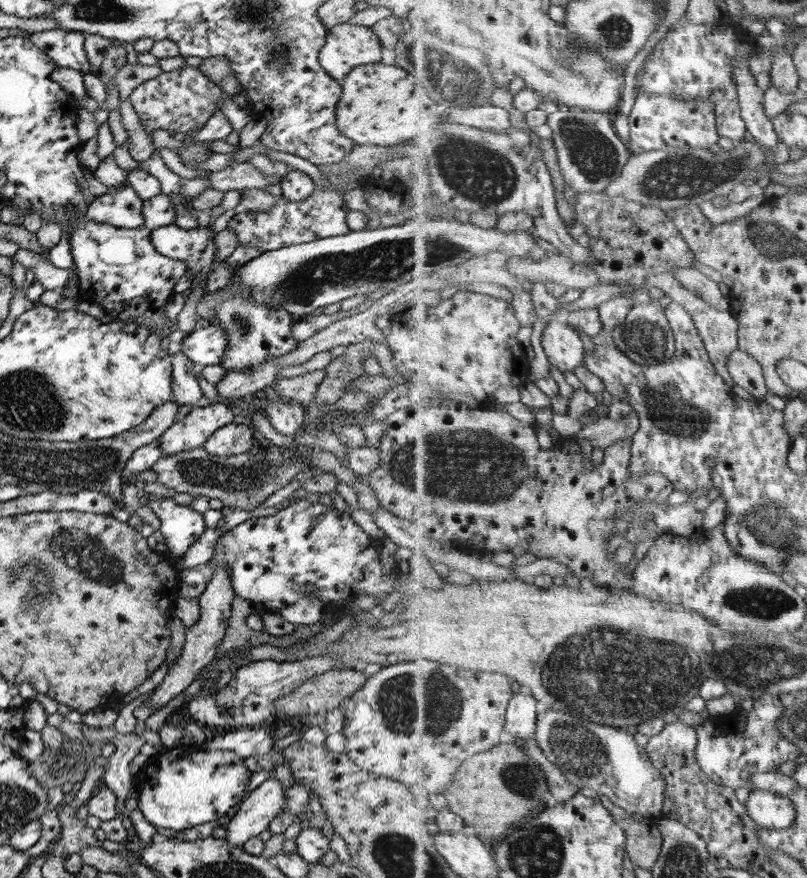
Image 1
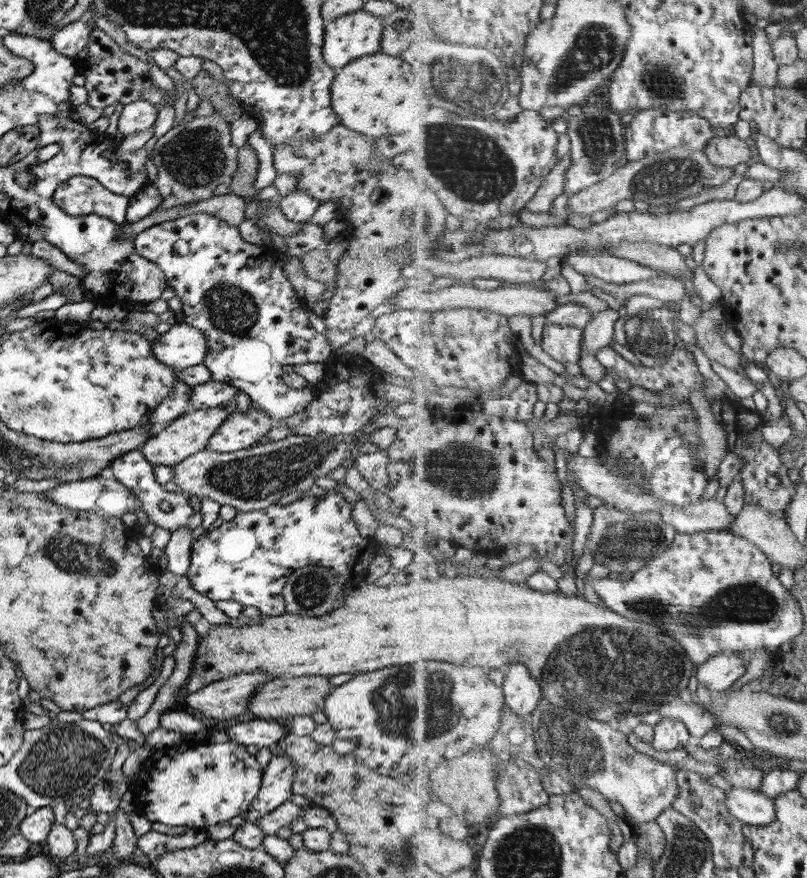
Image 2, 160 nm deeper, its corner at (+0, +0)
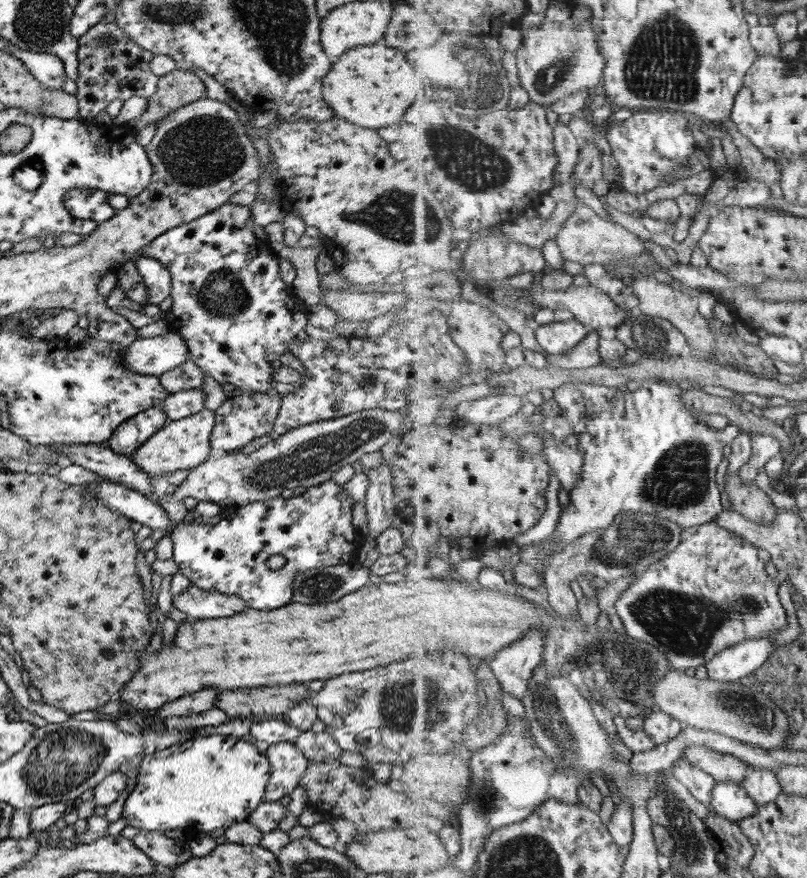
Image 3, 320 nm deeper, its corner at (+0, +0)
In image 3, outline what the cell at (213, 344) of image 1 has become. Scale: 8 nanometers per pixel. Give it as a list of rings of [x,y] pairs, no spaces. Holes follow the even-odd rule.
[[[178,332],[165,335],[139,337],[121,348],[120,360],[129,370],[147,376],[159,376],[162,372],[181,364],[187,358],[188,348]]]

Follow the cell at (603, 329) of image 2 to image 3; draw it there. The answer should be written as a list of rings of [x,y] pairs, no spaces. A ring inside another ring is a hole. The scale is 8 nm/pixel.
[[[597,330],[590,331],[590,334],[582,343],[565,354],[548,355],[547,362],[557,368],[565,369],[581,369],[601,365]]]

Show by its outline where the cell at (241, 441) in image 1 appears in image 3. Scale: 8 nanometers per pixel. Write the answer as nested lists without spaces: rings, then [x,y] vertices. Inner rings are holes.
[[[235,387],[214,410],[215,424],[209,438],[210,448],[214,453],[226,454],[238,451],[251,440],[267,435],[280,409],[280,399],[277,393],[252,393]]]

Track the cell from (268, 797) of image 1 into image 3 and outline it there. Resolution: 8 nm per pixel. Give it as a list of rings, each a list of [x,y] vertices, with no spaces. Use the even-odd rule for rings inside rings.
[[[290,741],[270,744],[264,755],[270,766],[270,773],[262,801],[278,801],[298,785],[309,761]]]

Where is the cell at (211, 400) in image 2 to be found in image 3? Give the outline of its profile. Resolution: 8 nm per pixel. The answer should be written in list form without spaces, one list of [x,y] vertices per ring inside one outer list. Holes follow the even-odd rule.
[[[200,388],[171,393],[158,404],[169,421],[190,416],[204,408],[204,392]]]

